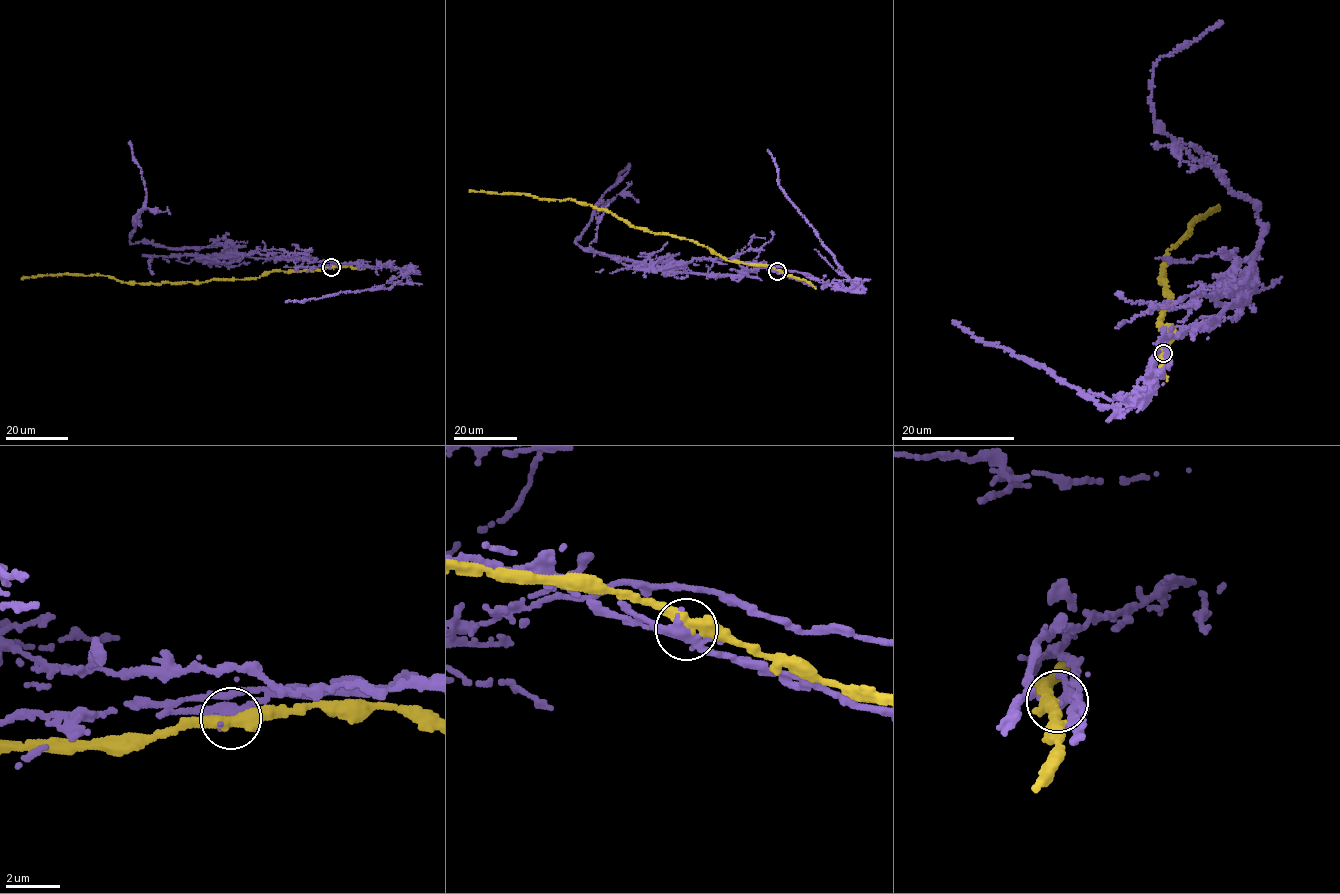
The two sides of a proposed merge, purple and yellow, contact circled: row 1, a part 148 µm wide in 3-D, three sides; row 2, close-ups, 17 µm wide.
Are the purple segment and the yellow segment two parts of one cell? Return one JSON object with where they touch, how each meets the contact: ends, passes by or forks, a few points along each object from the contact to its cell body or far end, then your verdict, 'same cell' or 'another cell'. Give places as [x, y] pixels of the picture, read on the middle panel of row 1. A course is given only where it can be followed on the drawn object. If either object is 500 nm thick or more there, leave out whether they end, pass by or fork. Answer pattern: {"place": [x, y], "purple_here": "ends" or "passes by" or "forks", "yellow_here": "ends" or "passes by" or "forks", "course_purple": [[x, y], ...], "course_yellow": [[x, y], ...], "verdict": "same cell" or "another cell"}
{"place": [777, 271], "purple_here": "forks", "yellow_here": "passes by", "course_purple": [[777, 271], [666, 272], [666, 266], [655, 270], [582, 248], [575, 240], [595, 204], [629, 164], [614, 187]], "course_yellow": [[777, 270], [725, 260], [689, 240], [632, 227], [610, 213], [573, 199], [469, 190]], "verdict": "another cell"}

